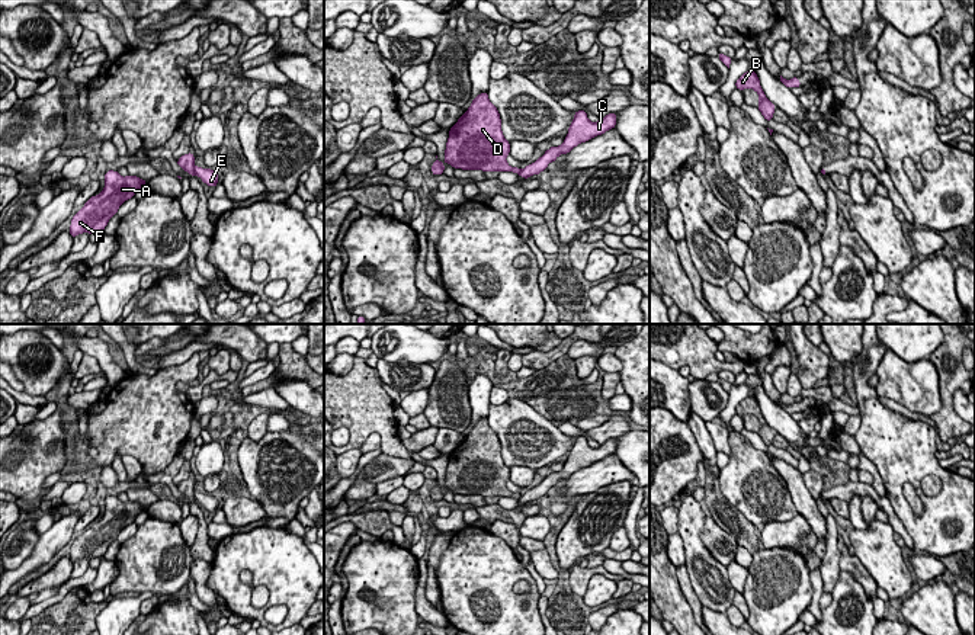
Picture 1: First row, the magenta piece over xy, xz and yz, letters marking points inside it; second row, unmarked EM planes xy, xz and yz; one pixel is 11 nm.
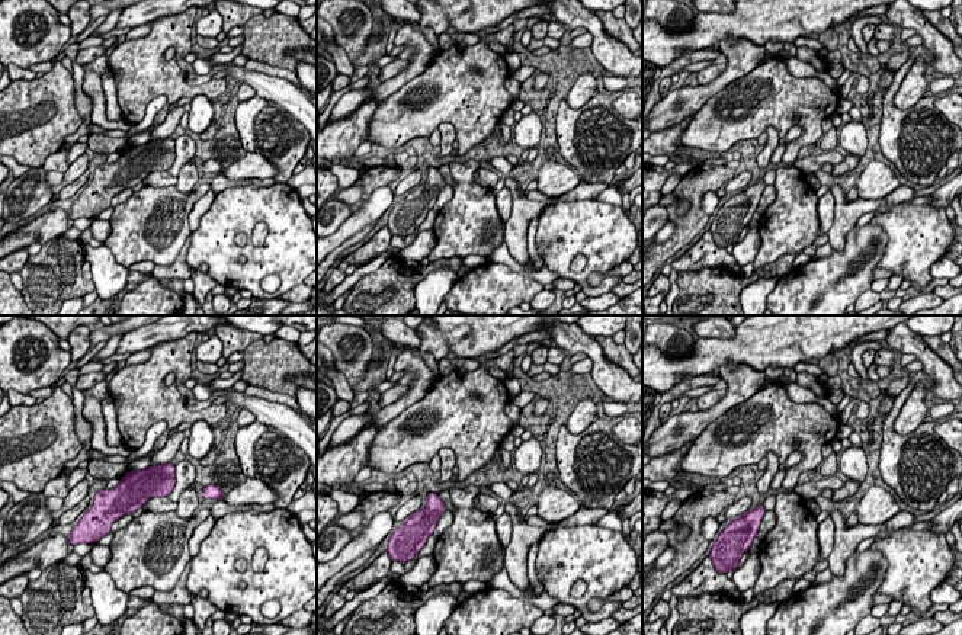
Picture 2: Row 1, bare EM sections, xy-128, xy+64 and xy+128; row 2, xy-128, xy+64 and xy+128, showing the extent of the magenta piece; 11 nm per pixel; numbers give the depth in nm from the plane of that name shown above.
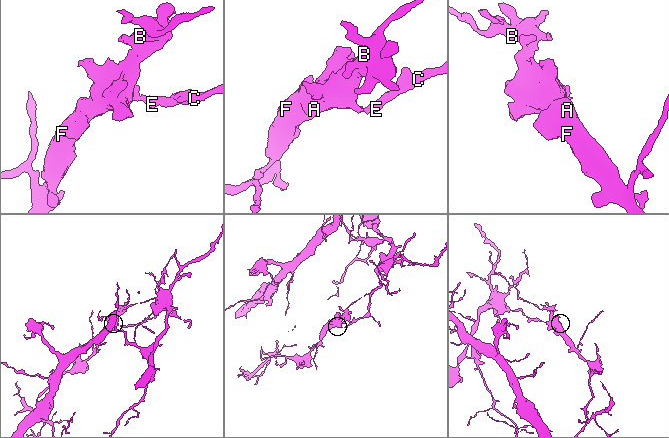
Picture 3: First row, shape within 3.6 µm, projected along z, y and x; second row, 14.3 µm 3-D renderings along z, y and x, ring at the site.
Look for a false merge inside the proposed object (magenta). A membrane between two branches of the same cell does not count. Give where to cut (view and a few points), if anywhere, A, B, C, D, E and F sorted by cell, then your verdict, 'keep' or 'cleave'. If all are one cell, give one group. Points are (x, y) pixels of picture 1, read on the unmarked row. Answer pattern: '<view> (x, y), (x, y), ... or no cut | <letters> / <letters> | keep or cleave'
xy (193, 494), (196, 500) | A B D F / C E | cleave

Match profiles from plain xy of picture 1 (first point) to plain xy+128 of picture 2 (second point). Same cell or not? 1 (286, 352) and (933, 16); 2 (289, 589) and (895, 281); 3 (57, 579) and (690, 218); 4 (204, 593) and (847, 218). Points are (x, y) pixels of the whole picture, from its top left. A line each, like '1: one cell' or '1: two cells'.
1: one cell
2: two cells
3: two cells
4: one cell

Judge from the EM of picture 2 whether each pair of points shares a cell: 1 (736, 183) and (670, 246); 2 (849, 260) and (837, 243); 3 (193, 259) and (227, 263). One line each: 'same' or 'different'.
1: different
2: different
3: same

